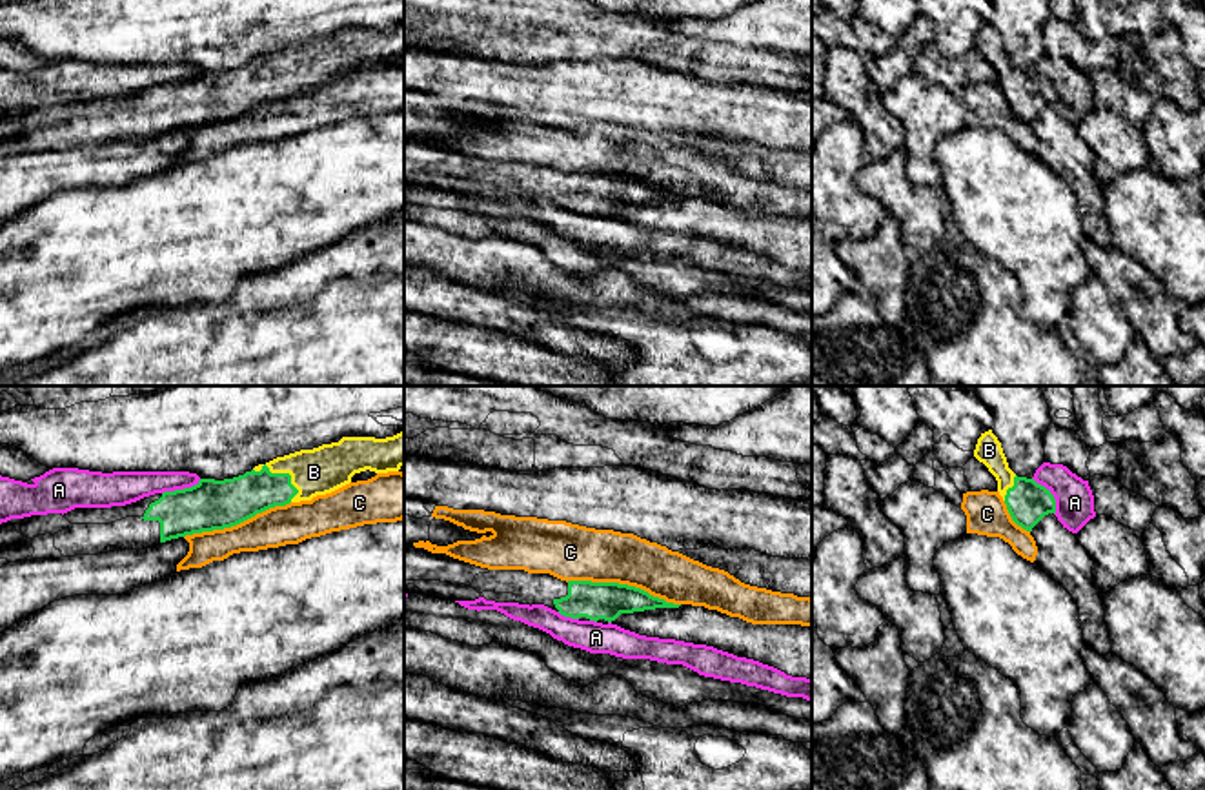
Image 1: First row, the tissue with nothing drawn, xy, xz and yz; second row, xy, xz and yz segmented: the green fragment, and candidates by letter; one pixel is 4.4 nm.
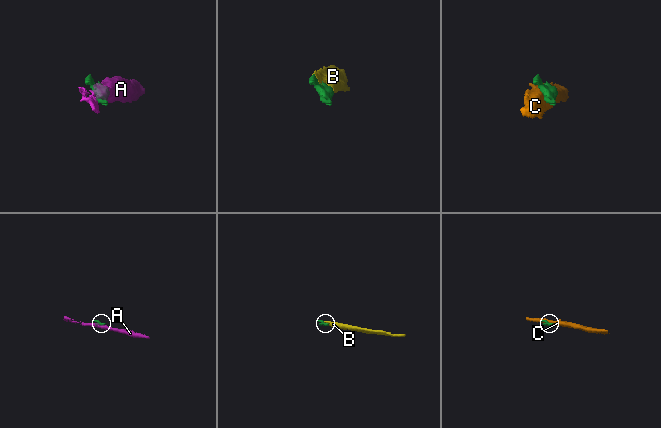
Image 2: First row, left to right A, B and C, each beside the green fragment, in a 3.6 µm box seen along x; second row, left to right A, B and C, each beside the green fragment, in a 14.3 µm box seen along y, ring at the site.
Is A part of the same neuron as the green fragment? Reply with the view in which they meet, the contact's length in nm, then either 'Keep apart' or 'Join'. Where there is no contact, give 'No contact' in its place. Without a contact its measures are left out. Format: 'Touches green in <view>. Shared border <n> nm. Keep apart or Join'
Touches green in yz. Shared border 190 nm. Keep apart

